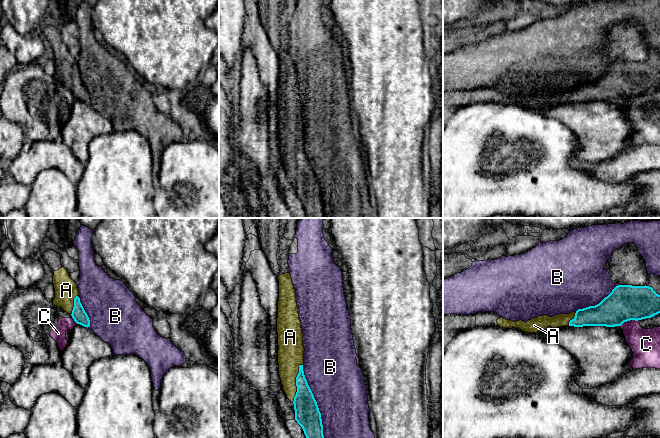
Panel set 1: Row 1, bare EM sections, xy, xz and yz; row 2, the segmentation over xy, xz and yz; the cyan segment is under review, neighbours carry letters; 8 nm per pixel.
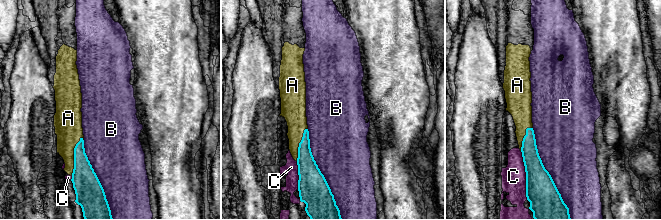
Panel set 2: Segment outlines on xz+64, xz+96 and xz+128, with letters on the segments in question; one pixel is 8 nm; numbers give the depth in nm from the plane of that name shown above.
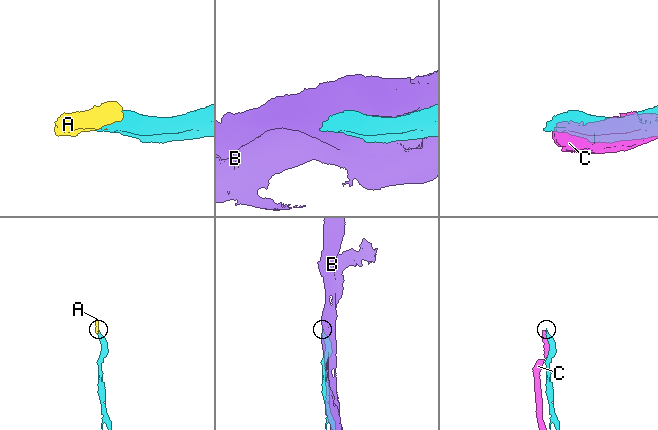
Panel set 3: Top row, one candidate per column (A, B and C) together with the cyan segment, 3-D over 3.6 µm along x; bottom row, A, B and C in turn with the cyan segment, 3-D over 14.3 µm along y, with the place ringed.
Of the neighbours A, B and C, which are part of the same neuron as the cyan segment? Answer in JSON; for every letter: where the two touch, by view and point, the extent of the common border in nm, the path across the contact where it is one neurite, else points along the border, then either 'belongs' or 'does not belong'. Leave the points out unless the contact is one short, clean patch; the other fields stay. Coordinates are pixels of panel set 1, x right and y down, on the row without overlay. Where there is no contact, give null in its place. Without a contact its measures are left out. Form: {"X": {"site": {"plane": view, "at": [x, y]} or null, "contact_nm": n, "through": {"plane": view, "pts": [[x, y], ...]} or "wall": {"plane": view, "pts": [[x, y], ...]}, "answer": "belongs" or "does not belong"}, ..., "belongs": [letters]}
{"A": {"site": {"plane": "xz", "at": [296, 158]}, "contact_nm": 320, "answer": "belongs"}, "B": {"site": {"plane": "xz", "at": [316, 180]}, "contact_nm": 650, "answer": "does not belong"}, "C": {"site": {"plane": "yz", "at": [630, 95]}, "contact_nm": 180, "answer": "does not belong"}, "belongs": ["A"]}

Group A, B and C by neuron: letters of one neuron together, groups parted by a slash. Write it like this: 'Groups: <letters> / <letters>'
Groups: A / B / C

